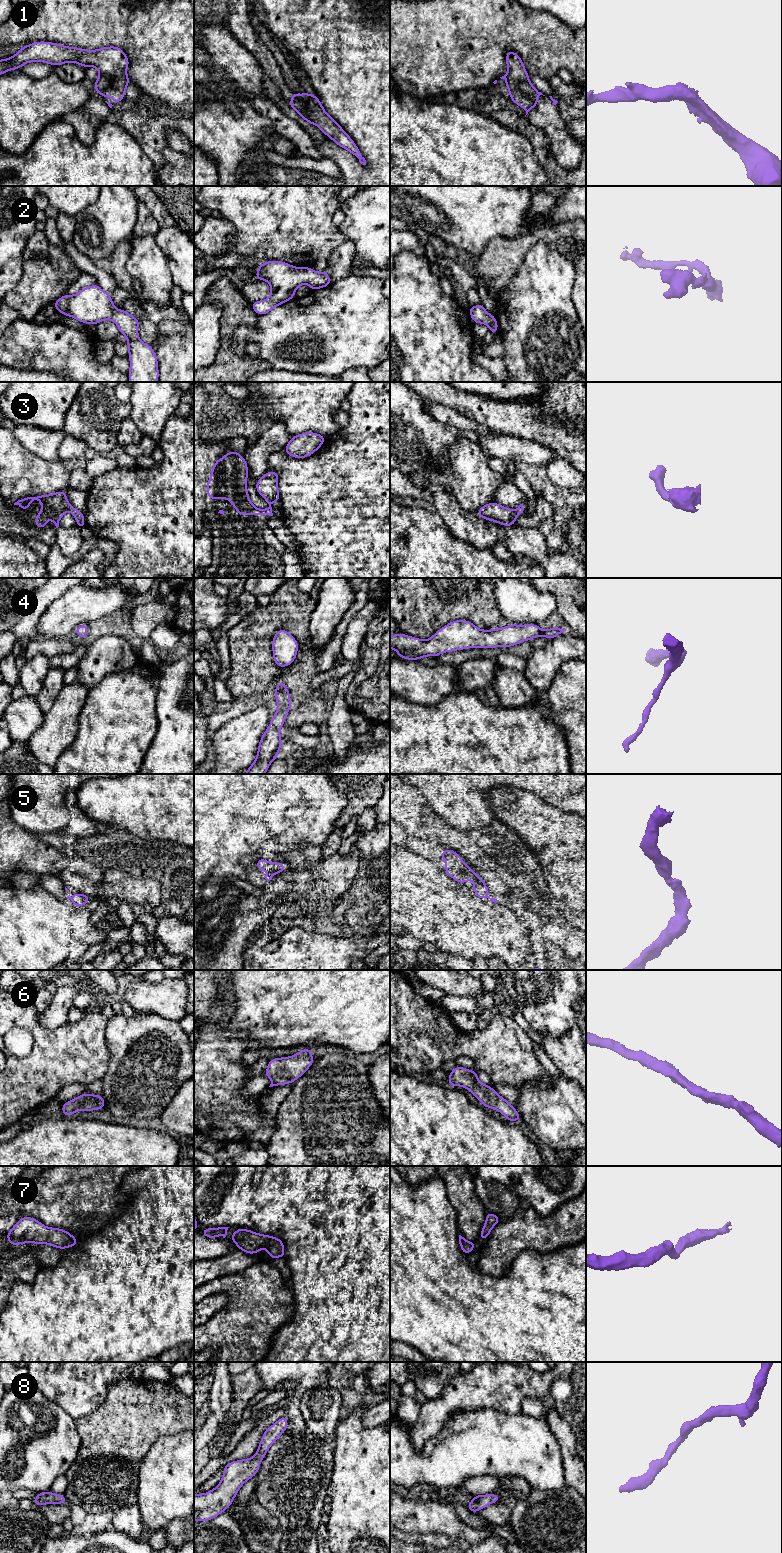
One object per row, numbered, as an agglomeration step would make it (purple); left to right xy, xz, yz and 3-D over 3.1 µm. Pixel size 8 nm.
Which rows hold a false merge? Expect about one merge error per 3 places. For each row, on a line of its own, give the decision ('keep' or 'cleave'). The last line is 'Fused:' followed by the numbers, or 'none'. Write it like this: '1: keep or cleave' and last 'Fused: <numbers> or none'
1: keep
2: keep
3: keep
4: keep
5: keep
6: keep
7: keep
8: keep
Fused: none

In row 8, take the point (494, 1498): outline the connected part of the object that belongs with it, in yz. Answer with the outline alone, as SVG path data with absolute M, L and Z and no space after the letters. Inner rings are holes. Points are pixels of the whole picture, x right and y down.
M491 1493L489 1495L475 1495L466 1507L470 1512L476 1513L487 1507L490 1503L494 1504L498 1502L500 1502L500 1498L496 1493Z

